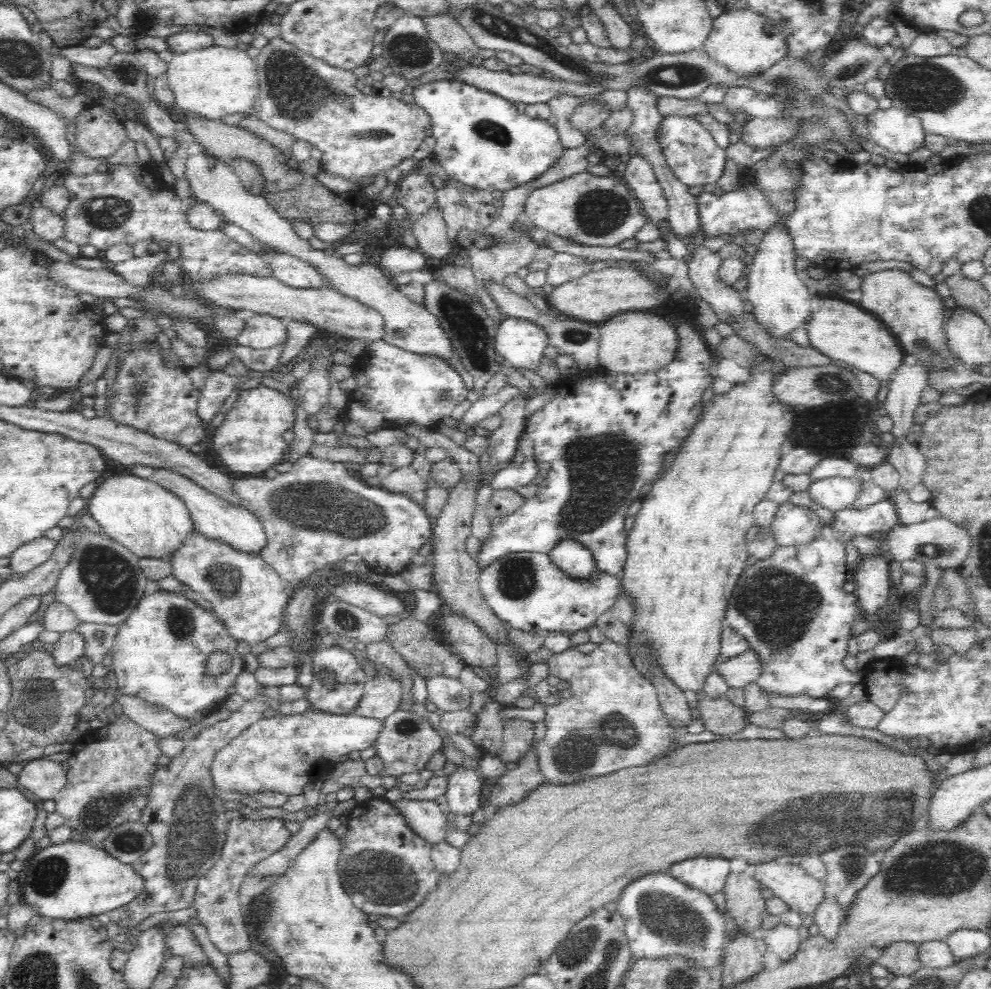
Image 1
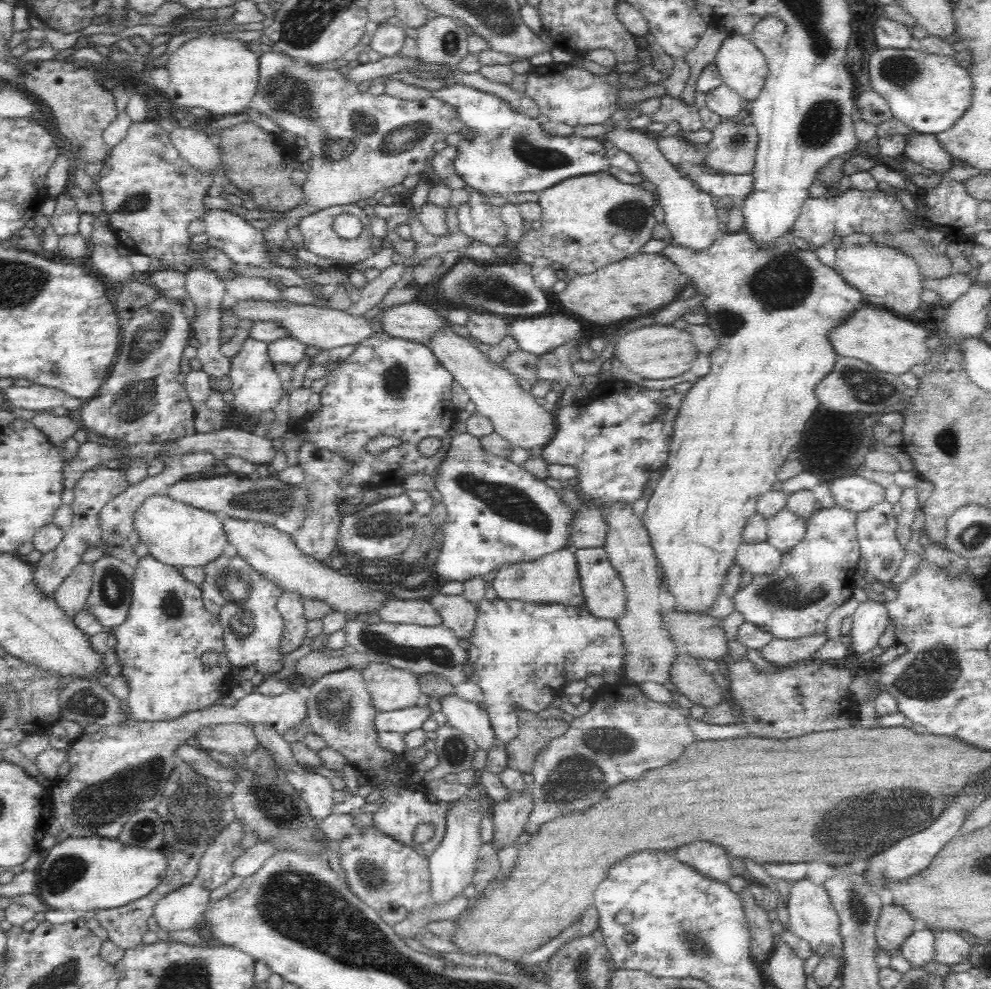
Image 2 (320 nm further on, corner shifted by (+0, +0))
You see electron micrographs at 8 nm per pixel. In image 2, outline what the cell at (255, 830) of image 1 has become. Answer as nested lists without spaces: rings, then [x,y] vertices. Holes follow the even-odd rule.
[[[234,820],[226,829],[212,837],[198,862],[195,881],[212,891],[232,876],[234,858],[243,852],[236,846],[242,839],[242,831],[240,822]]]

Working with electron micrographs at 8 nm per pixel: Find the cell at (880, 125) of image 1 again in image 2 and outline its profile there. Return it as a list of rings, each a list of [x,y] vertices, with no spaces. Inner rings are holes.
[[[916,133],[906,137],[905,155],[912,162],[933,173],[940,172],[942,177],[952,170],[953,159],[940,146],[935,135]]]

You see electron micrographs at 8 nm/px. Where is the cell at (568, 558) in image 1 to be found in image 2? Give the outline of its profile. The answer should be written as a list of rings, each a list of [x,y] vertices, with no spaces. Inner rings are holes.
[[[602,546],[576,549],[575,557],[577,558],[577,572],[584,597],[583,605],[590,614],[616,622],[621,616],[624,616],[627,594],[624,583],[611,565],[606,551]]]

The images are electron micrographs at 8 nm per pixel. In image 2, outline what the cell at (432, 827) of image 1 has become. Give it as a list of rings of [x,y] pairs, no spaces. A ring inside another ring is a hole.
[[[350,666],[348,670],[326,674],[309,687],[309,692],[307,718],[313,732],[324,739],[328,748],[338,752],[348,764],[366,775],[368,783],[380,791],[378,799],[382,802],[378,812],[373,814],[374,827],[402,845],[414,849],[423,857],[430,858],[444,838],[446,812],[438,803],[427,799],[428,790],[424,783],[412,781],[414,768],[402,769],[399,767],[399,761],[395,761],[396,753],[380,747],[379,733],[375,726],[378,713],[366,689],[361,671]],[[425,823],[436,825],[435,835],[424,844],[415,843],[414,830],[418,824]]]

